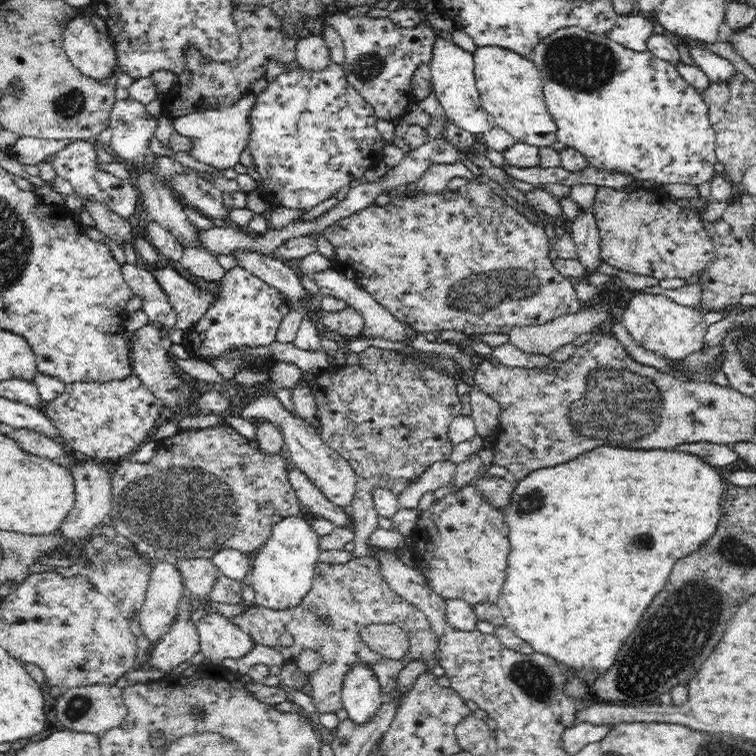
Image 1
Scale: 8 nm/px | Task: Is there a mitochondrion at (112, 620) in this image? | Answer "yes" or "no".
no

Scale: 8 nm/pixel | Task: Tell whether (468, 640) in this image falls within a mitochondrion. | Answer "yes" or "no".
no

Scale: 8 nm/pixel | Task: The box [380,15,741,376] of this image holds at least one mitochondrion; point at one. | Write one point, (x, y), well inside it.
(579, 64)

